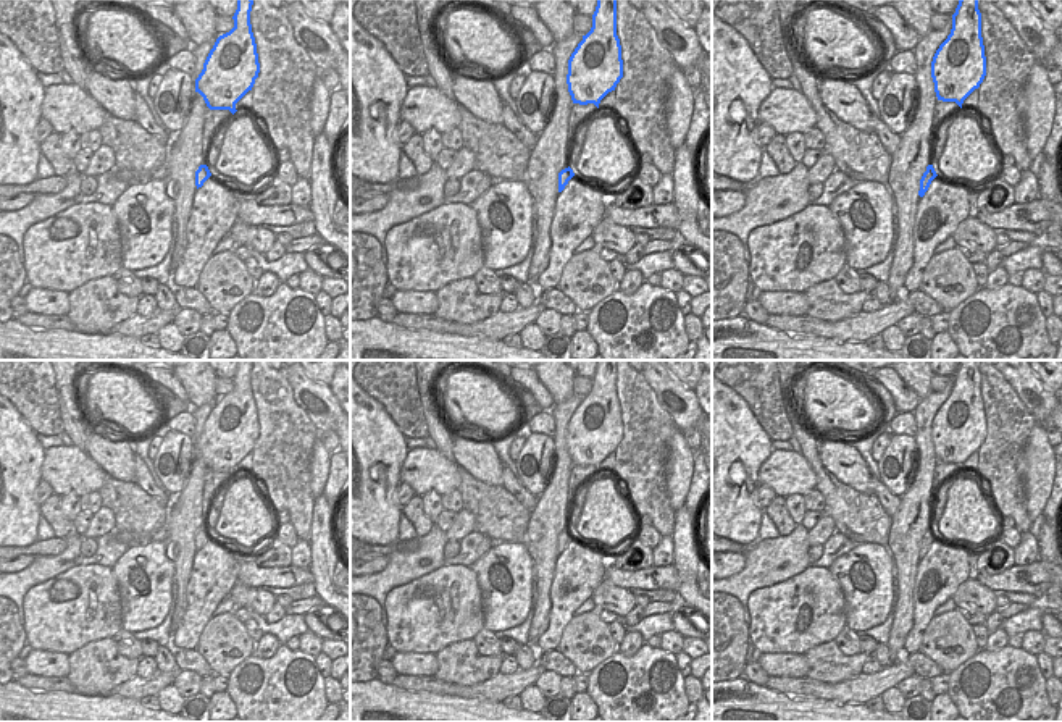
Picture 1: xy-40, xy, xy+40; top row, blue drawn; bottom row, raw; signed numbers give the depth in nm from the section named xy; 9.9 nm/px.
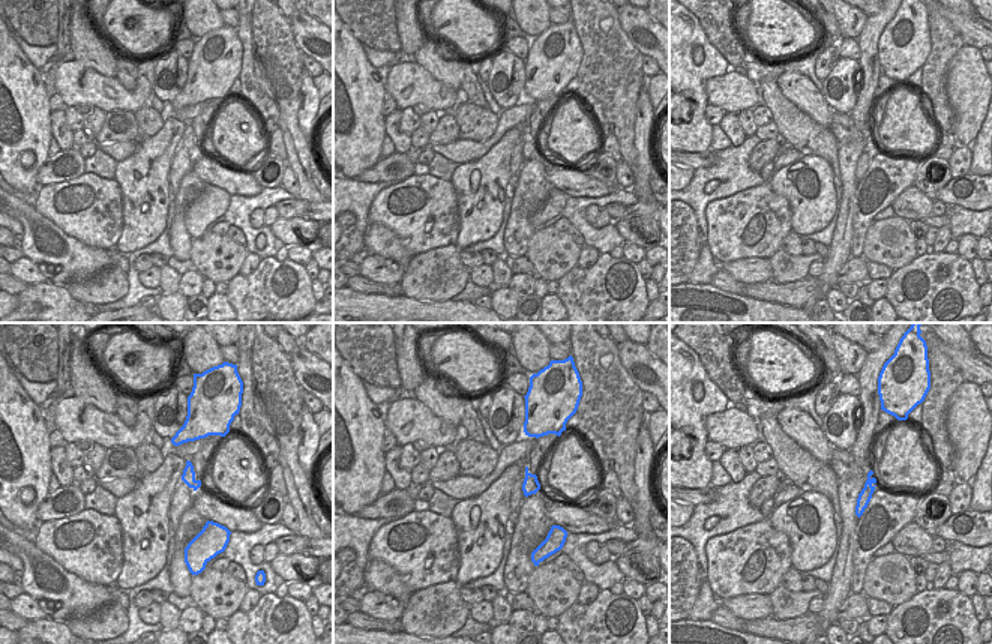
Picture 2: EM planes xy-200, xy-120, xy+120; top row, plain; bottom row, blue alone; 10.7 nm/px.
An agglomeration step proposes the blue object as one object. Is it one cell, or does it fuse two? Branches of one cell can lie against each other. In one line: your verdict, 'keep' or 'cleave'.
keep

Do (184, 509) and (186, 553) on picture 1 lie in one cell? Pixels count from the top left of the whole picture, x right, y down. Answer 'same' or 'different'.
same

